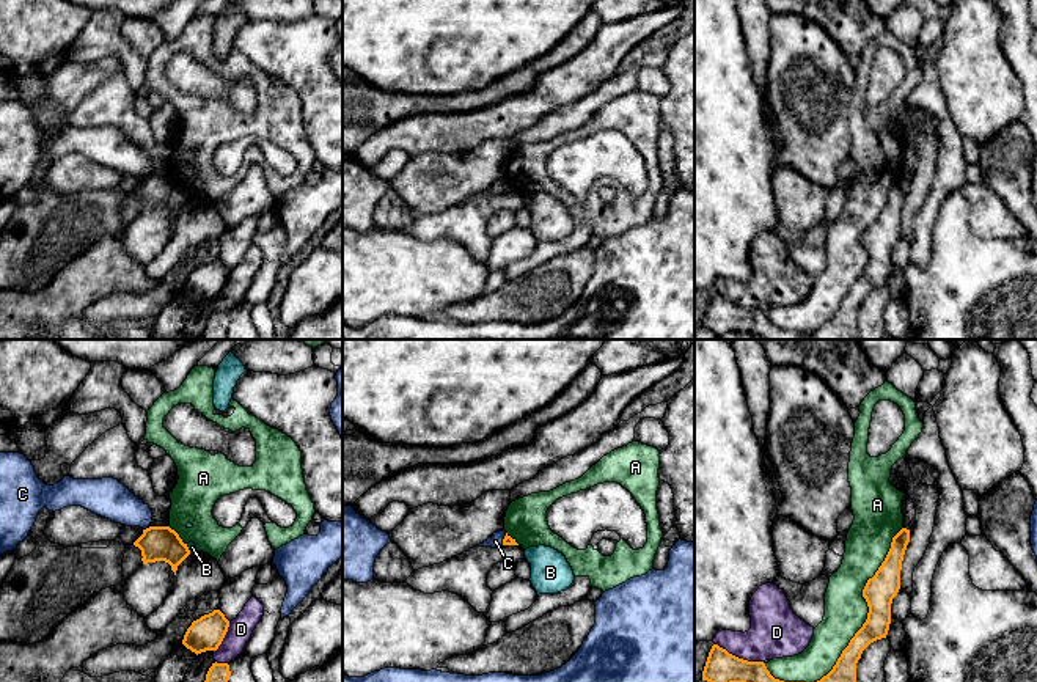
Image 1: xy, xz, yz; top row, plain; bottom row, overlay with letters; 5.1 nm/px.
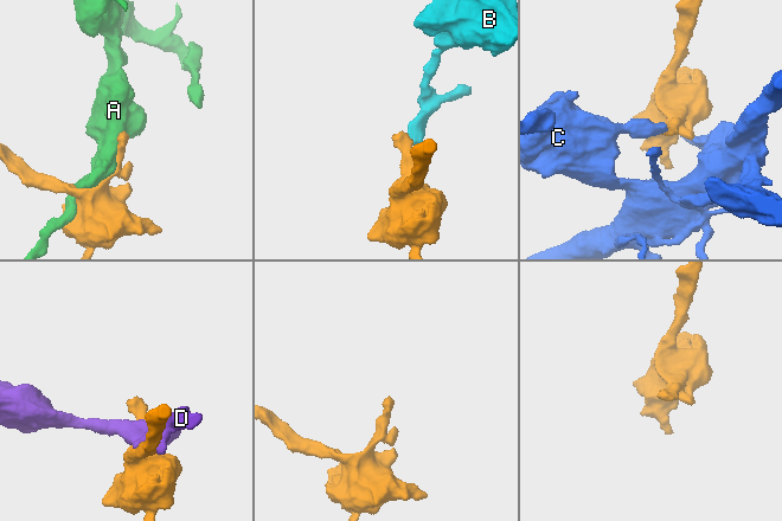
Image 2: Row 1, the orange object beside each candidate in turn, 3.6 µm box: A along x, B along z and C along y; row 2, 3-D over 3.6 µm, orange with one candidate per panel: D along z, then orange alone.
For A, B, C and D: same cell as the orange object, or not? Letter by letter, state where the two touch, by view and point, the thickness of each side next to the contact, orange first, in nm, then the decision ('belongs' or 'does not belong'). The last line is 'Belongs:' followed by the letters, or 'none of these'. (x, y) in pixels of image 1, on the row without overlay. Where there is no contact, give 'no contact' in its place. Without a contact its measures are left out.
A: contact yz (863, 274); calibres 160 and 220 nm; does not belong
B: contact xy (187, 197); calibres 180 and 50 nm; does not belong
C: contact xy (146, 176); calibres 180 and 200 nm; does not belong
D: contact yz (737, 305); calibres 180 and 260 nm; does not belong
Belongs: none of these

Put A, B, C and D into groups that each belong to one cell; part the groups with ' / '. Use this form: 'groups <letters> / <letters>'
groups A / B / C / D

